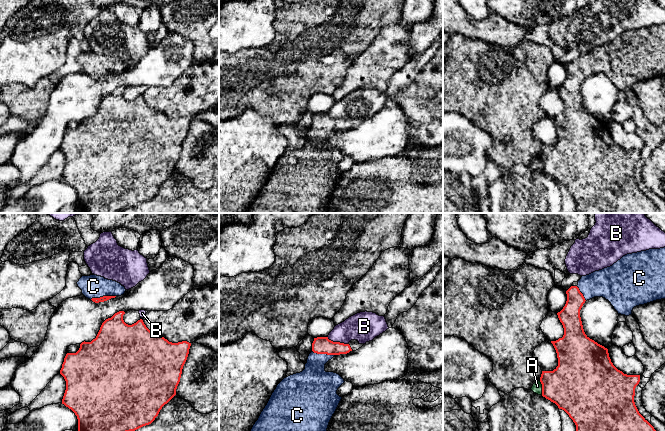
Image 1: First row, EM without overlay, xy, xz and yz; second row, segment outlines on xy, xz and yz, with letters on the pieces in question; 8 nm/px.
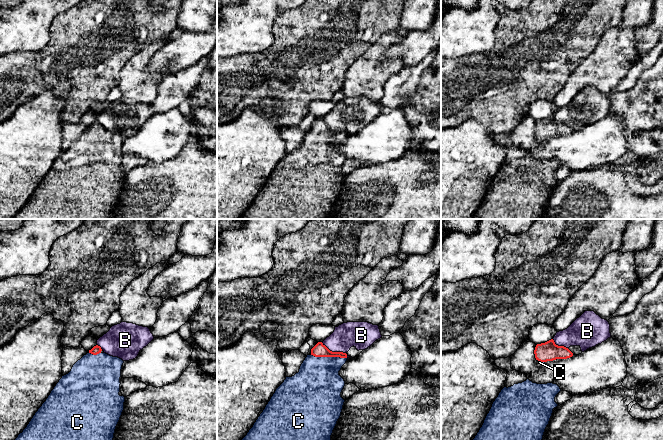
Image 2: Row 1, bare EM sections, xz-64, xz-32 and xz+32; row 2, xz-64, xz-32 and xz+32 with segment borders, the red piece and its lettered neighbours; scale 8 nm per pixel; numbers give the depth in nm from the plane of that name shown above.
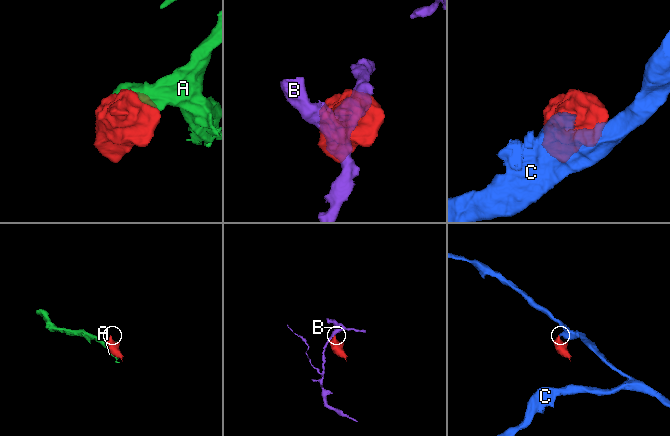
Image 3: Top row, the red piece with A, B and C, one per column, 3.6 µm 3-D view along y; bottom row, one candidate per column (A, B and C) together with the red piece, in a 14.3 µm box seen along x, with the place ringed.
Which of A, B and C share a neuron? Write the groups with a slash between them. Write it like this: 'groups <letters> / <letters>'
groups A / B / C

